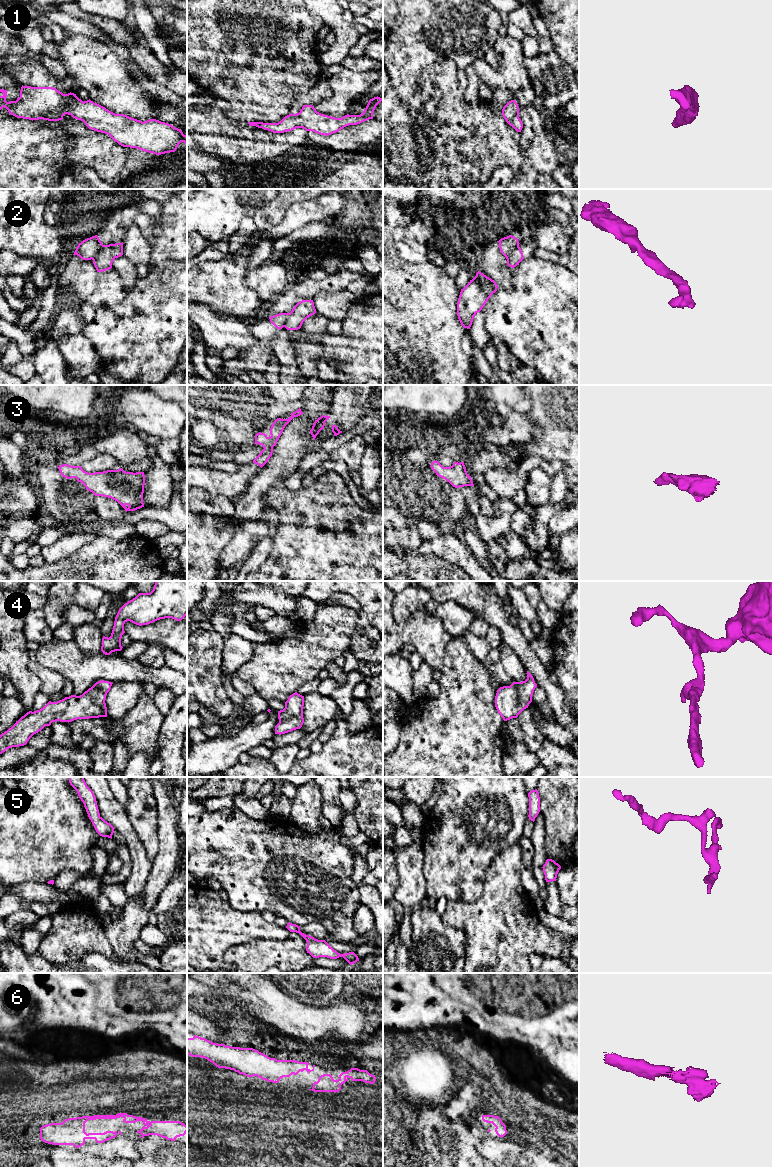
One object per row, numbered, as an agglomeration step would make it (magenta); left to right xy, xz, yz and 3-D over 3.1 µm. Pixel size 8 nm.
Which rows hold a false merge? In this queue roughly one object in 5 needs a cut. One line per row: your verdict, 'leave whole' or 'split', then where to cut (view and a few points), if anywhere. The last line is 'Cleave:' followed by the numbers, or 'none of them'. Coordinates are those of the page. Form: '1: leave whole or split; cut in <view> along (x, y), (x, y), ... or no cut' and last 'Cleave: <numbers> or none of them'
1: leave whole; no cut
2: split; cut in yz along (518, 245), (506, 257)
3: leave whole; no cut
4: leave whole; no cut
5: leave whole; no cut
6: leave whole; no cut
Cleave: 2

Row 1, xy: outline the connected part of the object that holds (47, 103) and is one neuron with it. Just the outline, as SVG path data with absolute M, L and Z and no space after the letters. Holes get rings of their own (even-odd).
M23 86L20 90L20 97L16 101L6 101L7 90L0 89L3 93L0 96L0 110L5 107L9 114L29 120L59 121L65 114L71 115L77 120L81 120L85 125L94 131L108 134L115 142L123 147L137 148L139 150L161 155L175 152L178 145L184 142L187 145L187 136L182 130L175 128L171 124L161 122L156 119L140 121L124 114L115 114L105 107L94 103L90 99L82 101L76 94L63 94L53 87L31 87Z

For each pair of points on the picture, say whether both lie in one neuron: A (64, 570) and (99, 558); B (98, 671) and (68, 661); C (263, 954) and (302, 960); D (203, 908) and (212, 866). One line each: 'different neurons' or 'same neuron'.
A: same neuron
B: same neuron
C: same neuron
D: different neurons

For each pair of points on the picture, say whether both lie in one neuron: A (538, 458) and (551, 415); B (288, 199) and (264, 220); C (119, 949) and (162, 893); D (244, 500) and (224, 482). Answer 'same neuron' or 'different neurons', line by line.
A: same neuron
B: same neuron
C: same neuron
D: different neurons

